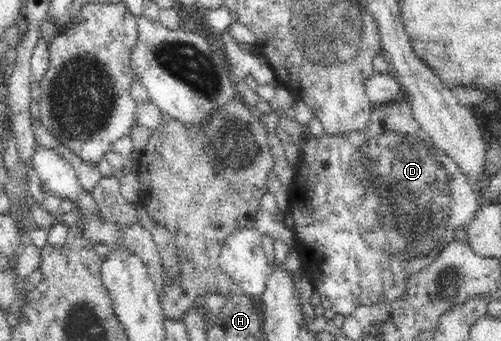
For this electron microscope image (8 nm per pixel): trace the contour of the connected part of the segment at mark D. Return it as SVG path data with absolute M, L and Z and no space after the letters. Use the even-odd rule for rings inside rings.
M403 98L381 106L371 115L371 126L360 134L346 135L345 137L321 138L310 137L299 150L299 161L295 165L293 183L289 186L289 215L293 220L295 250L299 262L319 294L323 308L331 309L337 314L349 316L359 305L369 306L374 302L389 301L402 294L408 274L423 270L443 250L444 246L455 240L455 231L464 226L475 216L479 202L471 183L467 182L459 165L452 162L445 152L437 149L432 139L426 135L414 119L411 106Z

